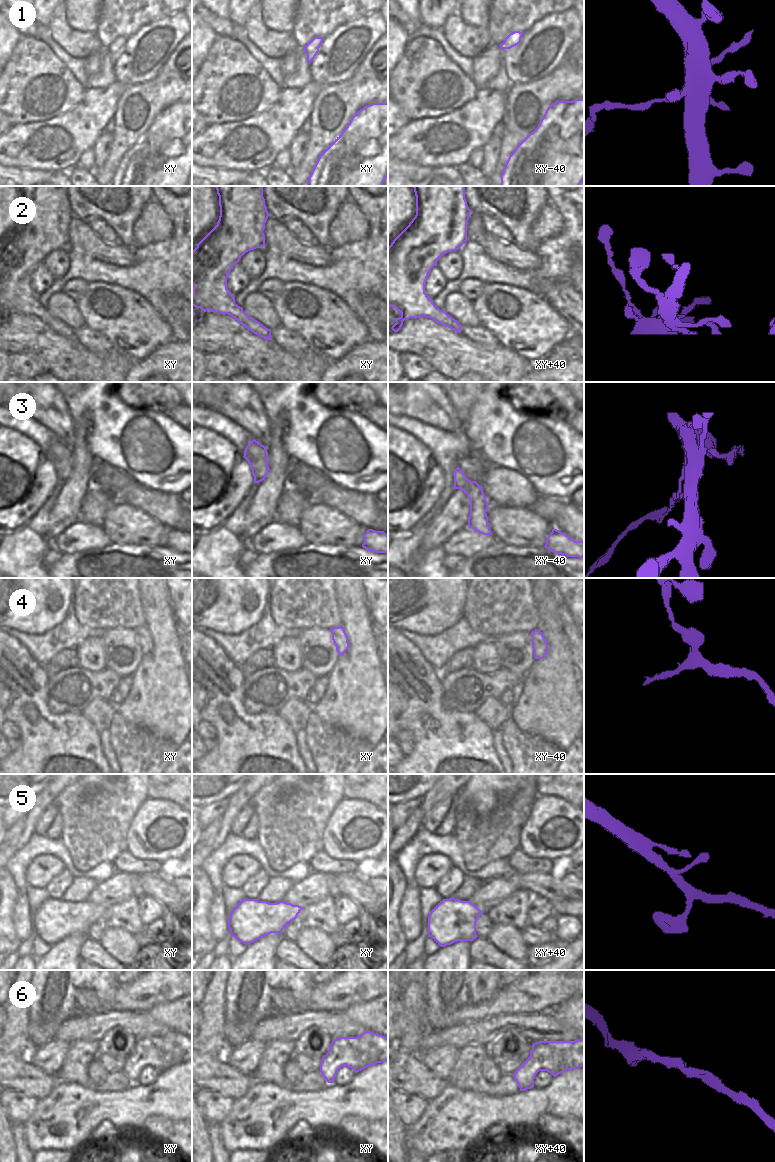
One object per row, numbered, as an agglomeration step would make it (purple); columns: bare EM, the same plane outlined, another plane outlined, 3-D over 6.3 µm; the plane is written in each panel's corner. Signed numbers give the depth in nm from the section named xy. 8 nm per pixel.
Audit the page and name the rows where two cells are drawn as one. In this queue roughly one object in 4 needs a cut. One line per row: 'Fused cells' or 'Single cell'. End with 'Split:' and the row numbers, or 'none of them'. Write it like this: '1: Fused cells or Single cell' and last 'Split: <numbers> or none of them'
1: Fused cells
2: Single cell
3: Fused cells
4: Single cell
5: Single cell
6: Single cell
Split: 1, 3.

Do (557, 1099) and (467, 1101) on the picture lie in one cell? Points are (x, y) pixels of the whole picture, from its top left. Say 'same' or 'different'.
same

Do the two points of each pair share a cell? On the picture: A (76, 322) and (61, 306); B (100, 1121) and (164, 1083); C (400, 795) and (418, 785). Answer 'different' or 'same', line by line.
A: same
B: same
C: same

